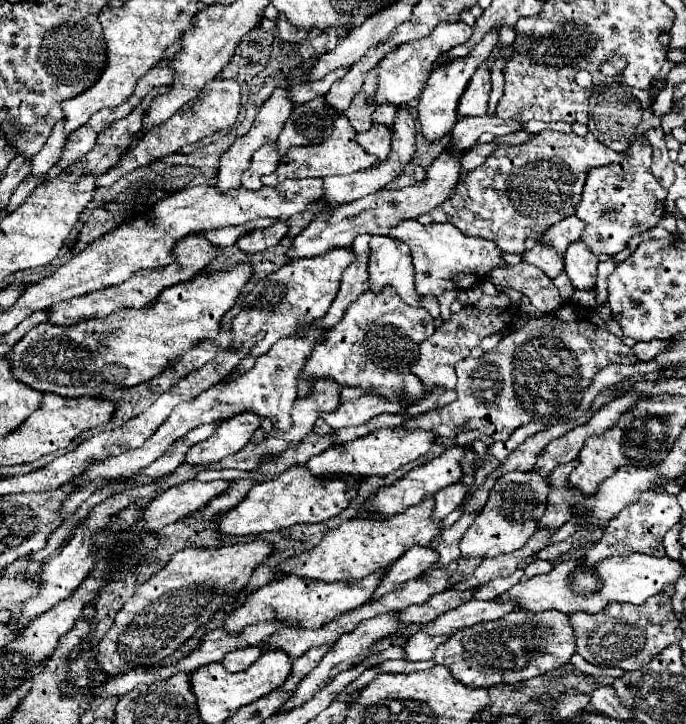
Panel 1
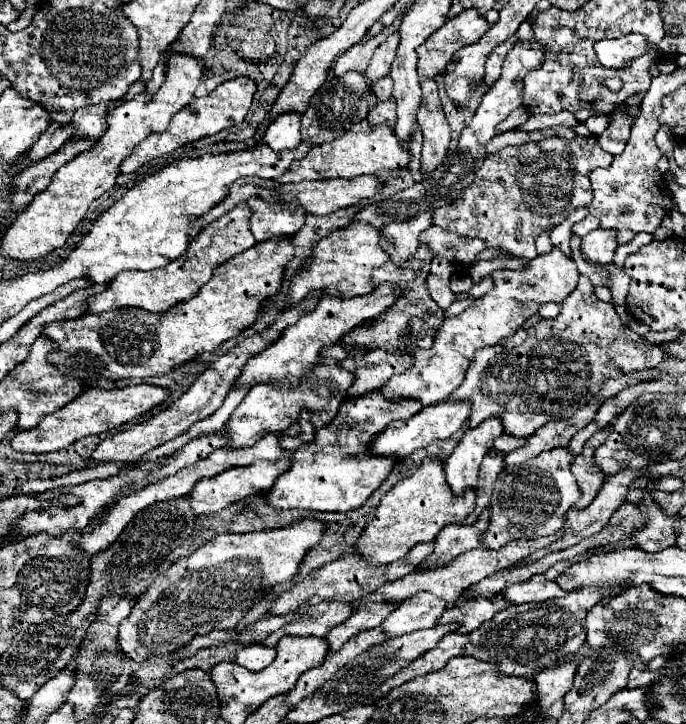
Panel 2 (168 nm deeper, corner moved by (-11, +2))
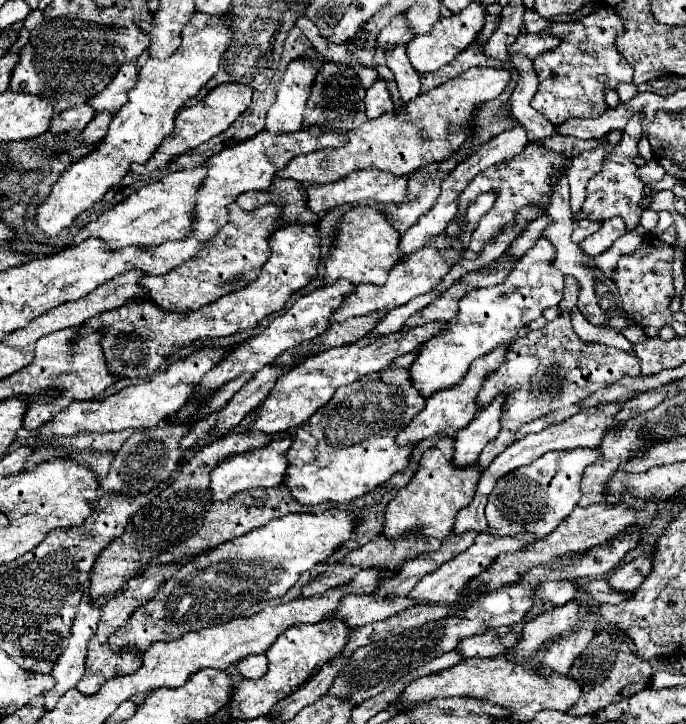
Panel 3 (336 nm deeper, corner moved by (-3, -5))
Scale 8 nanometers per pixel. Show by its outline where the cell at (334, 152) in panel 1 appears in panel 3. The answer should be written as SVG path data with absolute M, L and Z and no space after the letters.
M471 68L431 92L419 94L407 104L407 108L401 108L399 112L393 110L389 116L379 116L377 120L369 120L361 128L351 130L343 146L323 148L309 156L295 156L295 160L287 164L287 170L281 170L277 175L297 182L329 184L343 180L343 176L357 170L381 170L391 172L393 176L407 176L423 164L447 160L469 136L471 118L477 104L499 96L509 84L509 78L511 76L507 70Z

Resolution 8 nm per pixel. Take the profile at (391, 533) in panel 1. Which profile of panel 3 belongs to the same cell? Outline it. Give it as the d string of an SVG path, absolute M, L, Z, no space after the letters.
M453 438L441 440L437 446L429 448L421 456L419 468L411 478L411 482L405 488L401 488L385 508L385 522L381 530L383 538L397 540L407 532L415 532L417 536L431 536L437 540L445 540L451 534L457 512L467 504L471 504L481 476L477 464L459 470L451 464L451 456L453 456Z

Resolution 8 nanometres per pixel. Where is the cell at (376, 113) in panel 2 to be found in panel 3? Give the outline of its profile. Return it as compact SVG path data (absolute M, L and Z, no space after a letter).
M379 78L371 88L367 88L367 96L365 96L365 114L369 120L379 118L385 112L393 110L393 102L389 96L389 90L385 86L385 82Z

